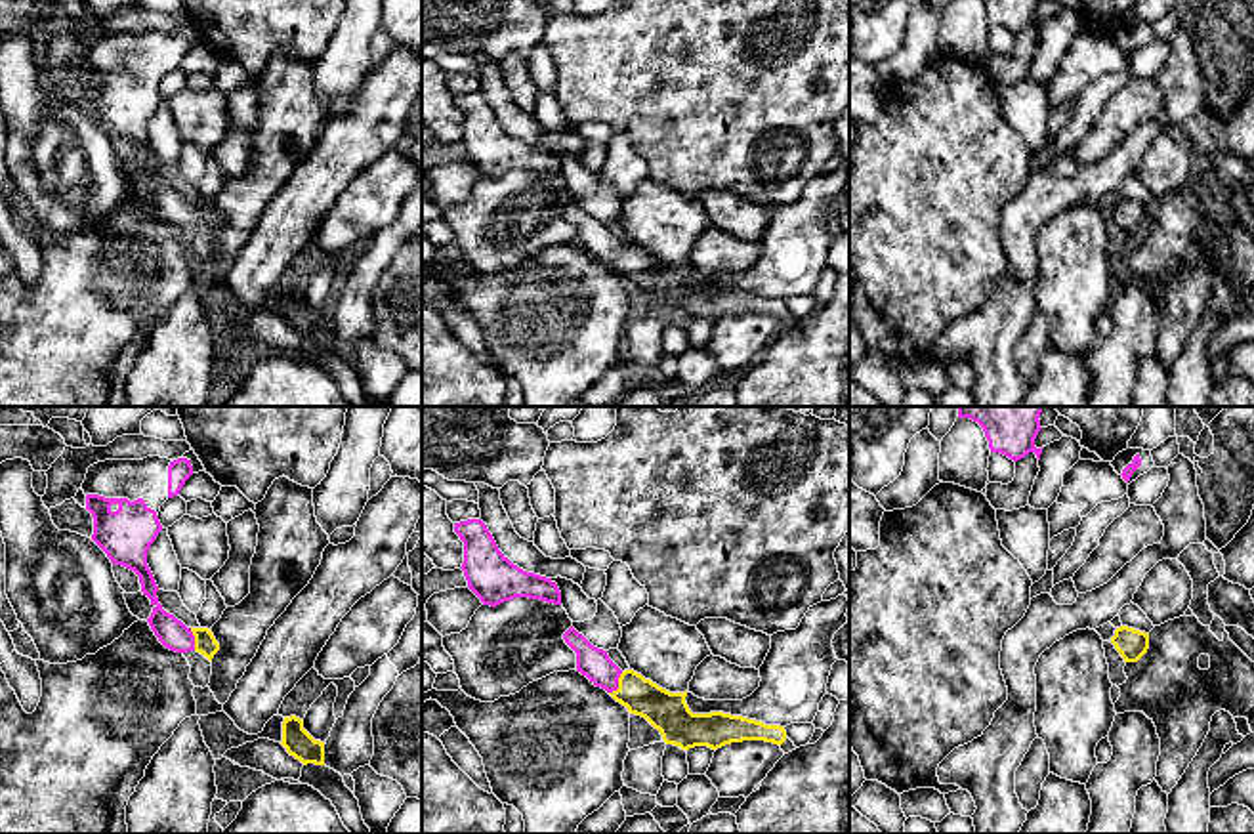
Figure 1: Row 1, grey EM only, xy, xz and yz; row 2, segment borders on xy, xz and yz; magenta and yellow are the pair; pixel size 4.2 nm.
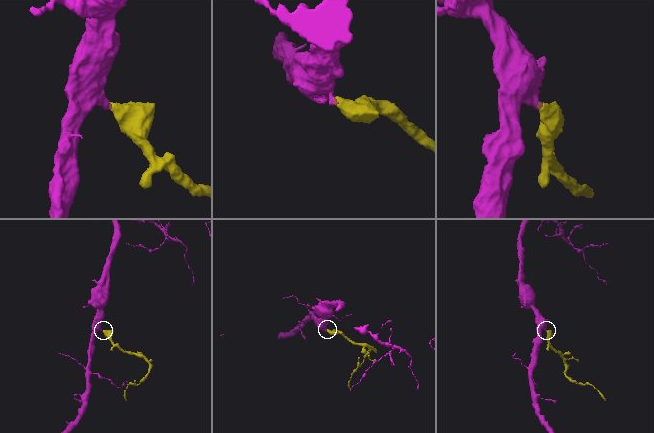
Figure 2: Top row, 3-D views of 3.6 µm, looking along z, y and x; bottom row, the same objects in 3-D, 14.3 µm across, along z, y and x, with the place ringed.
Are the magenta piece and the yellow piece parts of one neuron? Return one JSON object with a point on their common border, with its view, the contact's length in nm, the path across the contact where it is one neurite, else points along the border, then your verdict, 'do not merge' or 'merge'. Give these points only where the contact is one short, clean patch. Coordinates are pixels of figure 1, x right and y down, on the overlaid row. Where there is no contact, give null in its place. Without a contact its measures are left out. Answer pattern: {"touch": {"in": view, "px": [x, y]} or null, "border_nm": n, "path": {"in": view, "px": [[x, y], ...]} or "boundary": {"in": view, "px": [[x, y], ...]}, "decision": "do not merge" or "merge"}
{"touch": {"in": "xz", "px": [617, 684]}, "border_nm": 110, "path": {"in": "xz", "px": [[594, 663], [617, 684], [668, 712]]}, "decision": "merge"}

